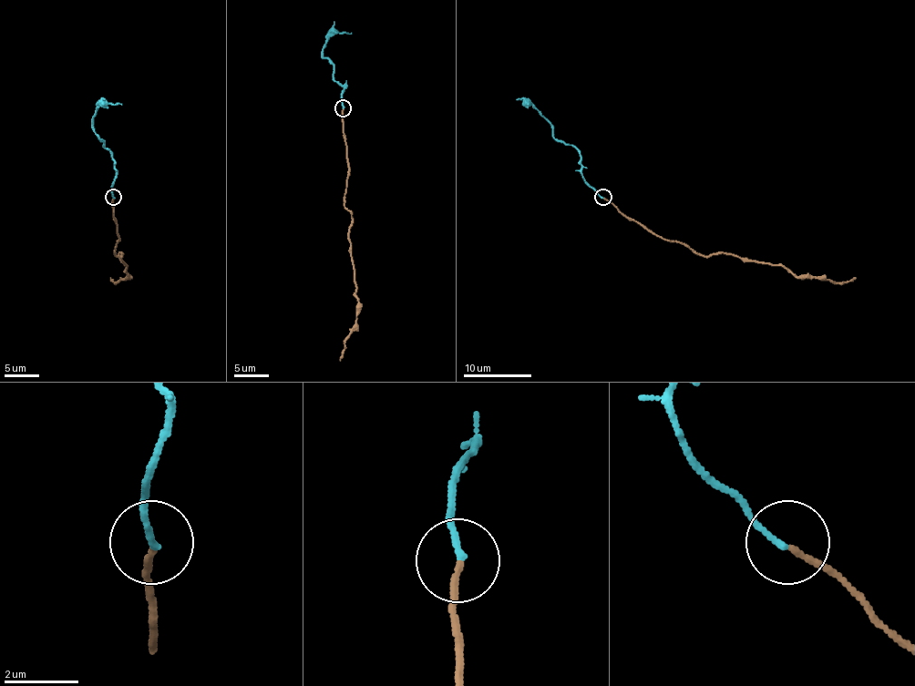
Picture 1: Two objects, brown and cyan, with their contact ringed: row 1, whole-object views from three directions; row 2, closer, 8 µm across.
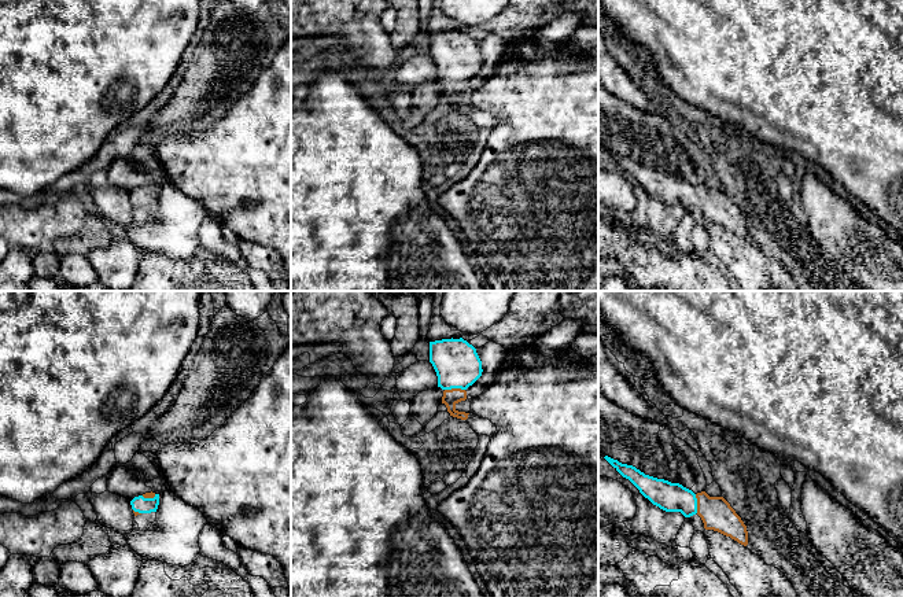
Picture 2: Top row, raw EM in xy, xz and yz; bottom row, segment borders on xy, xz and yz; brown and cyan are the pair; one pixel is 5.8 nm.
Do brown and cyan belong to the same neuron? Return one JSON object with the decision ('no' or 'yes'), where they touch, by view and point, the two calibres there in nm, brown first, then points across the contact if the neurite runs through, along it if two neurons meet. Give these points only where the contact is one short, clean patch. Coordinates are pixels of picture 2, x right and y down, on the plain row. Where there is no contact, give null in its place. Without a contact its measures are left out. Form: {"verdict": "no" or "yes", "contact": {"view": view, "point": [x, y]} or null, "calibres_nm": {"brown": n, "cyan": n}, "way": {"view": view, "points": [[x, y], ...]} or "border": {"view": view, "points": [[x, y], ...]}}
{"verdict": "yes", "contact": {"view": "xz", "point": [454, 81]}, "calibres_nm": {"brown": 100, "cyan": 260}, "way": {"view": "xz", "points": [[450, 89], [454, 81], [457, 58]]}}

